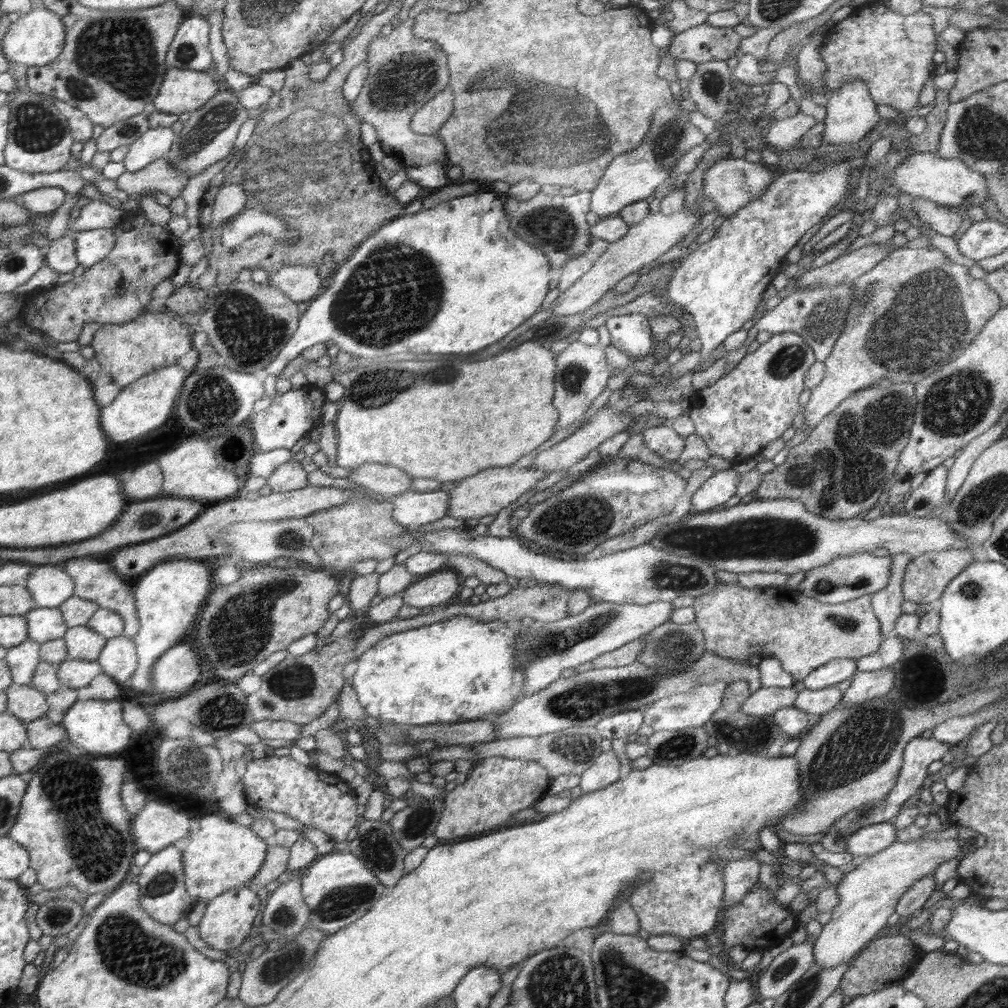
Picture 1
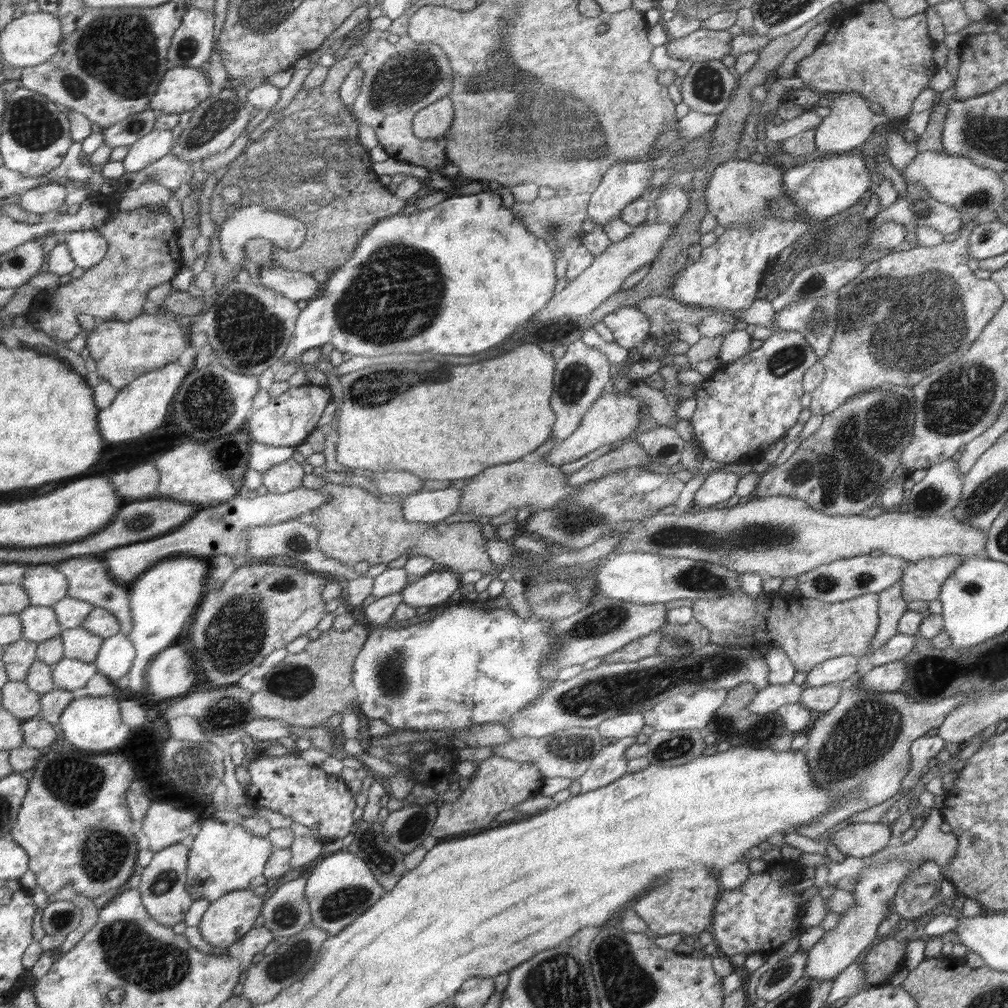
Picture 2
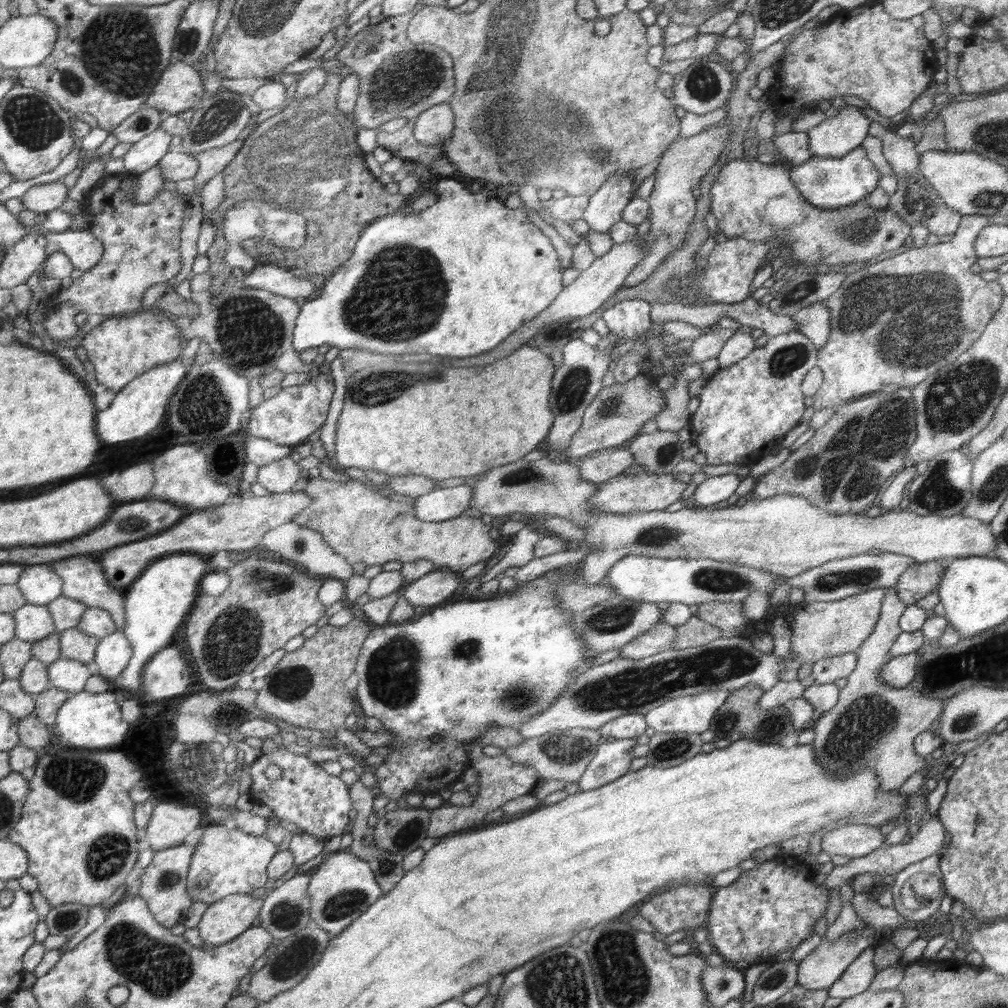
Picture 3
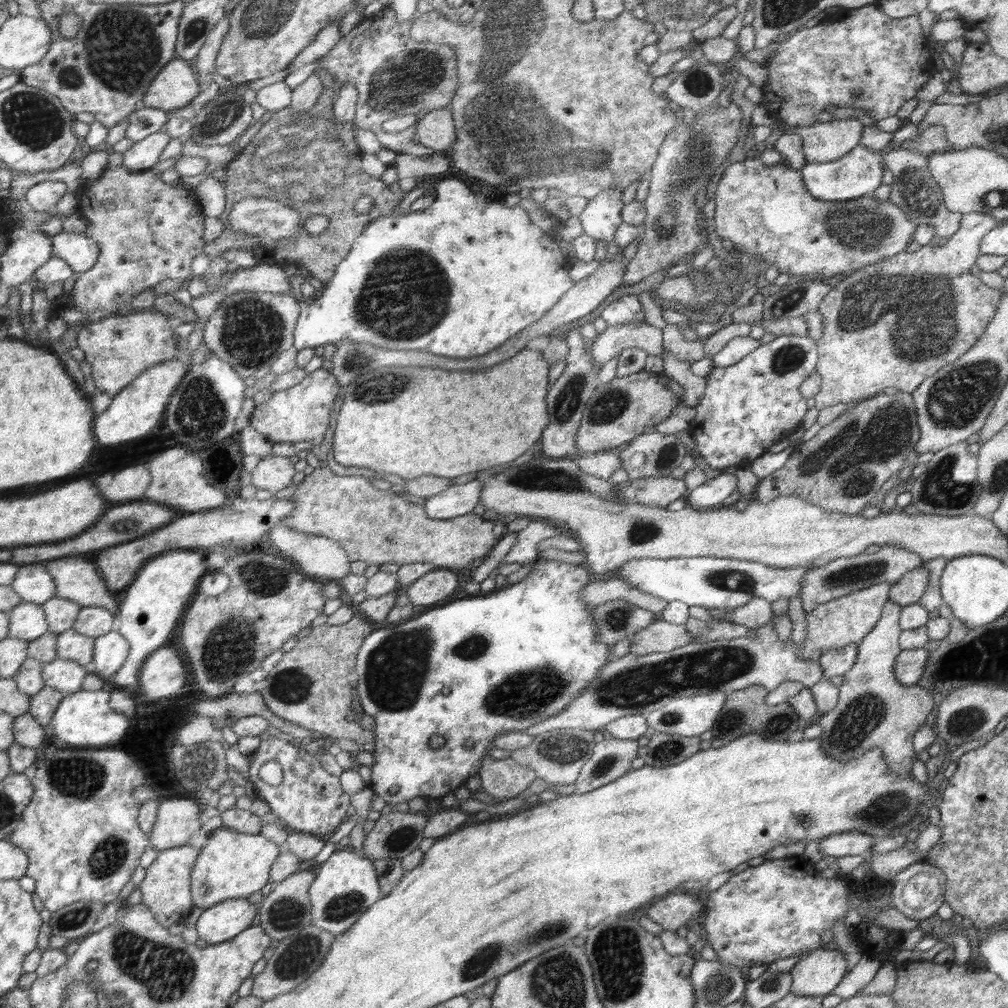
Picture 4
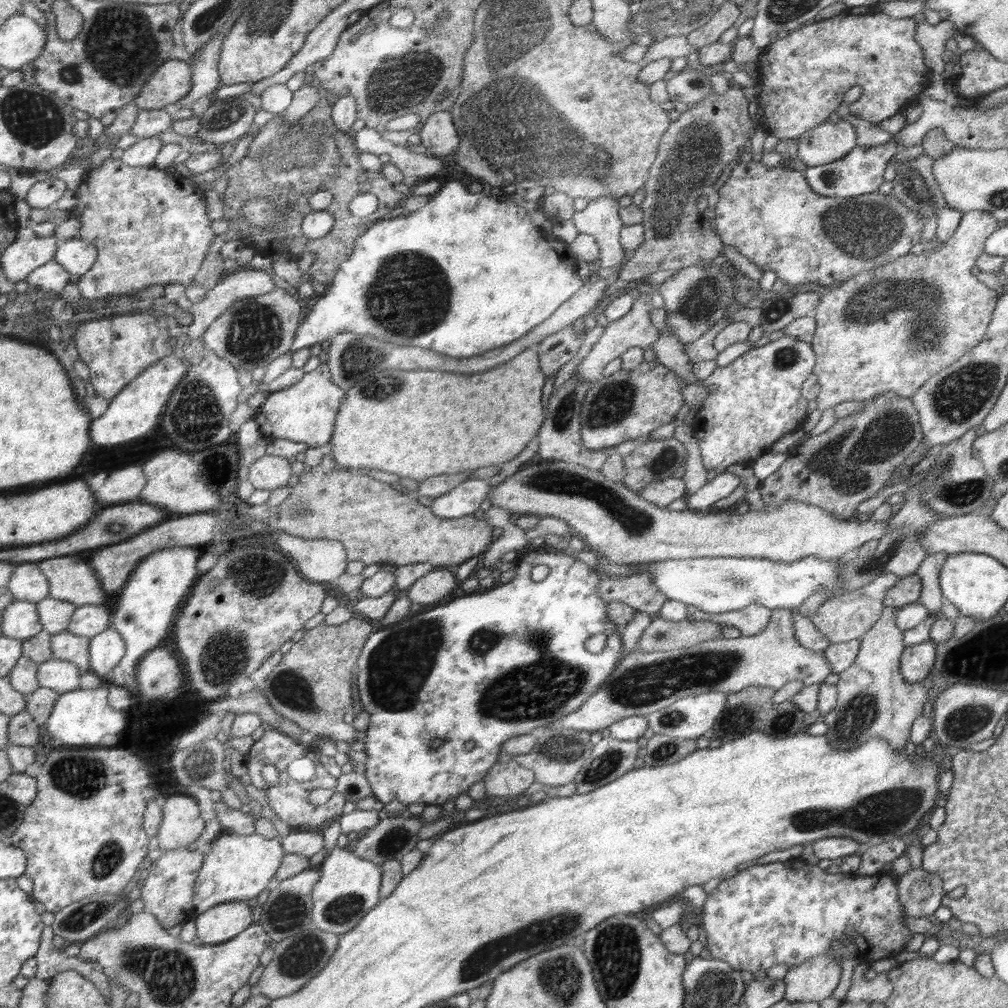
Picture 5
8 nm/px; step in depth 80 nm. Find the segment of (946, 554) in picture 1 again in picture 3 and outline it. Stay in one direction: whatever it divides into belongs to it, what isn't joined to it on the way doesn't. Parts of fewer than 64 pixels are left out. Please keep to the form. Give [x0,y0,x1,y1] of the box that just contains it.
[895,560,948,605]

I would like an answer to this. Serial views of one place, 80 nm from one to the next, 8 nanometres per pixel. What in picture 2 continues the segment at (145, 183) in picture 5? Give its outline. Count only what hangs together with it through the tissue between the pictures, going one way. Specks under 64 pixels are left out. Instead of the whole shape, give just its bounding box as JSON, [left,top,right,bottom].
[26,193,182,342]

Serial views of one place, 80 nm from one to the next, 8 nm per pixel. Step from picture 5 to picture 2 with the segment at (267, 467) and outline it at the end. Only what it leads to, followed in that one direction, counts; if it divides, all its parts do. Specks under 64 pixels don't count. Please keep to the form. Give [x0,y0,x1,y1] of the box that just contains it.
[262,457,302,494]

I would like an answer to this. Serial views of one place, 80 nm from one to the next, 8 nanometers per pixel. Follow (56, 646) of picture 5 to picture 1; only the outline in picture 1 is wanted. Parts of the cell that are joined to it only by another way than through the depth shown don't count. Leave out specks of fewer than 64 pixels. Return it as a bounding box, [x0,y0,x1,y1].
[62,625,107,661]

